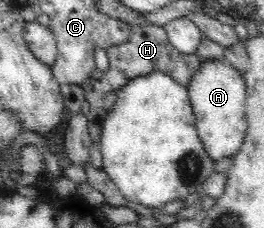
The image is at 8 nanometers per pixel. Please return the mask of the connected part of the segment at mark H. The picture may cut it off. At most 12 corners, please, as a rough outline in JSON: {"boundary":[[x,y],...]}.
{"boundary":[[130,25],[107,48],[108,70],[82,89],[99,104],[135,77],[160,71],[188,86],[202,60],[176,50],[162,26]]}

